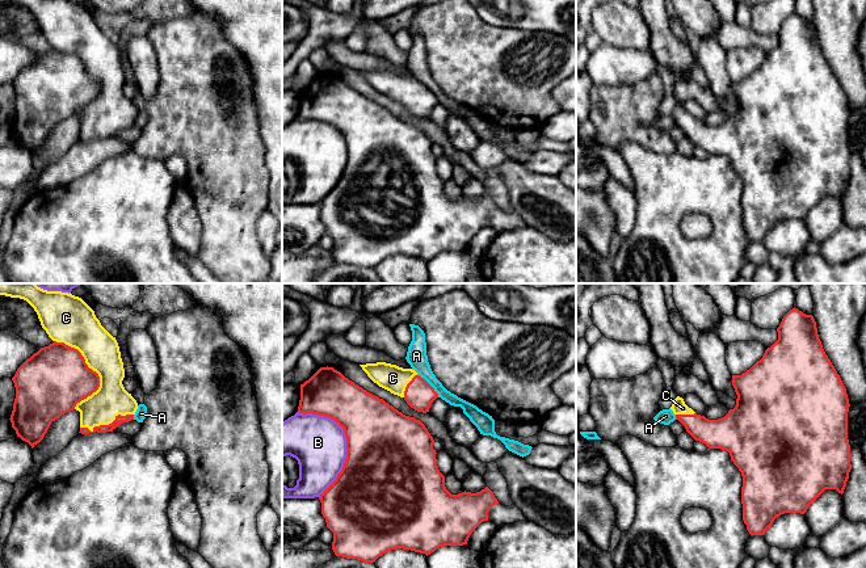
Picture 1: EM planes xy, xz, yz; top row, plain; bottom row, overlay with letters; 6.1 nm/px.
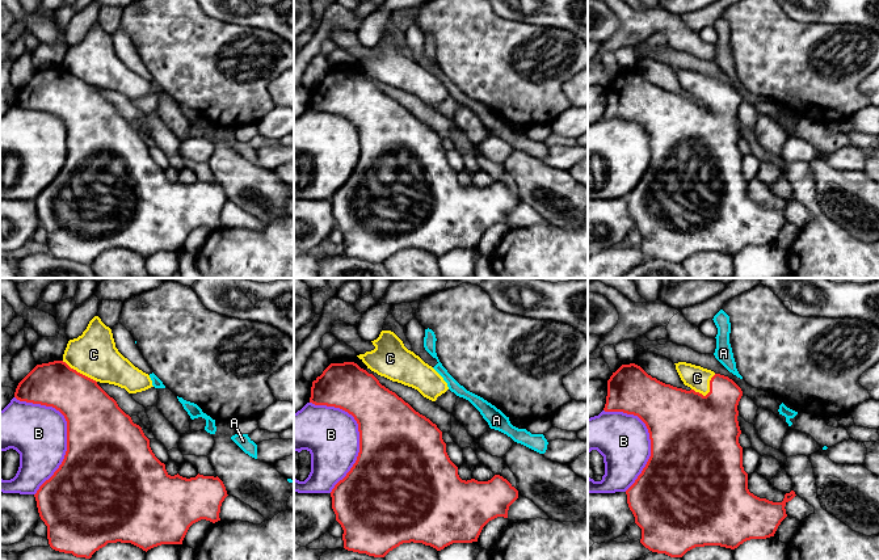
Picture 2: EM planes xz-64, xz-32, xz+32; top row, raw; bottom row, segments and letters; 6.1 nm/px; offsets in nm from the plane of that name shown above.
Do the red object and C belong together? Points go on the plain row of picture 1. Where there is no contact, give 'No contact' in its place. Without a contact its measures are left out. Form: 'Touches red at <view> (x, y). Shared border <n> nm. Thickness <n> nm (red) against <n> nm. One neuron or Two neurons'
Touches red at xy (92, 76). Shared border 440 nm. Thickness 400 nm (red) against 240 nm. One neuron

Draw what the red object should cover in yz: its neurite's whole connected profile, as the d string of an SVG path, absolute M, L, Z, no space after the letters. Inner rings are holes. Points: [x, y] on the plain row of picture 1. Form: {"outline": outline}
{"outline": "M794 13L783 22L777 38L778 46L765 56L760 67L741 81L732 81L731 88L737 105L735 114L724 123L709 126L697 121L680 102L670 113L676 126L695 147L709 155L730 159L731 167L743 182L743 227L751 241L764 241L781 220L804 220L825 195L836 195L842 201L852 176L848 146L850 110L846 94L823 55L814 22Z"}

